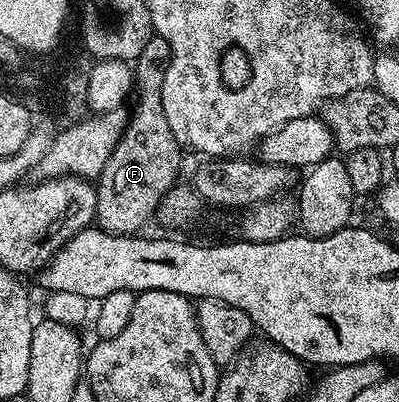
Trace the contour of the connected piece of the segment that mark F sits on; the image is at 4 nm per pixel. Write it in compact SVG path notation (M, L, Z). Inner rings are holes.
M153 36L133 63L135 107L130 107L123 138L100 172L95 191L95 222L98 229L108 230L110 234L138 235L142 231L139 229L156 217L163 197L176 185L181 147L173 136L173 128L169 128L169 120L165 120L165 108L161 104L161 84L165 80L162 67L169 59L171 49L166 37Z

